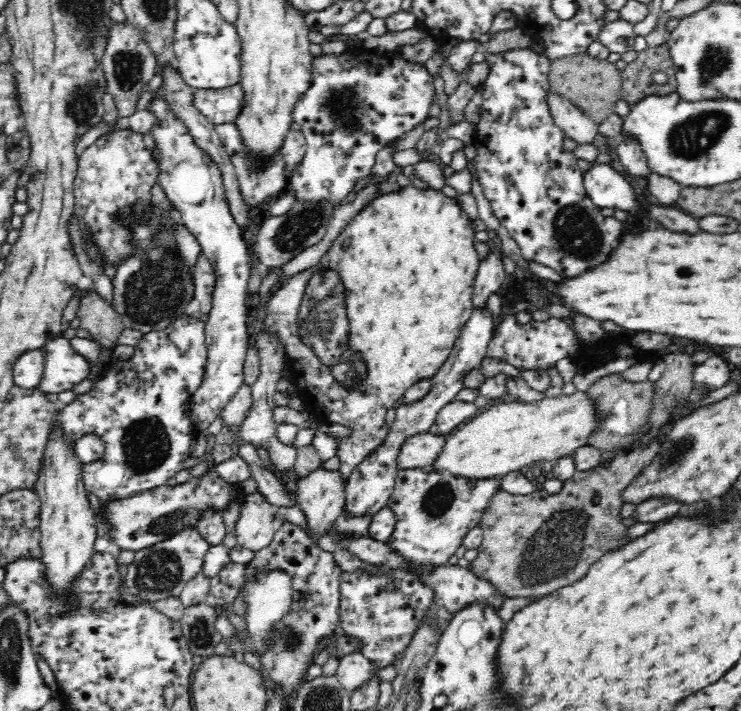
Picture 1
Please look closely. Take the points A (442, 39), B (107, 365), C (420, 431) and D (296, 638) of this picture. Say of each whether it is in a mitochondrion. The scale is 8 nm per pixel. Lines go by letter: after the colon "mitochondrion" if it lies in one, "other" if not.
A: other
B: other
C: other
D: mitochondrion

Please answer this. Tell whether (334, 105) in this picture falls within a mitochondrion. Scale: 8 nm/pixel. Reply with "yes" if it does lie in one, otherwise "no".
yes

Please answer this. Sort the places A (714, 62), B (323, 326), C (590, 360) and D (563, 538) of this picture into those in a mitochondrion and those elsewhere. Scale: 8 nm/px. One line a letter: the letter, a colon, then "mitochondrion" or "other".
A: mitochondrion
B: mitochondrion
C: other
D: mitochondrion

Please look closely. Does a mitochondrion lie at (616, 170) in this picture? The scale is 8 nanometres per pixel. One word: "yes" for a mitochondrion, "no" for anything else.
no

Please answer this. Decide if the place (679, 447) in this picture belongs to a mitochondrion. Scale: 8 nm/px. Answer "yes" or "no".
yes

